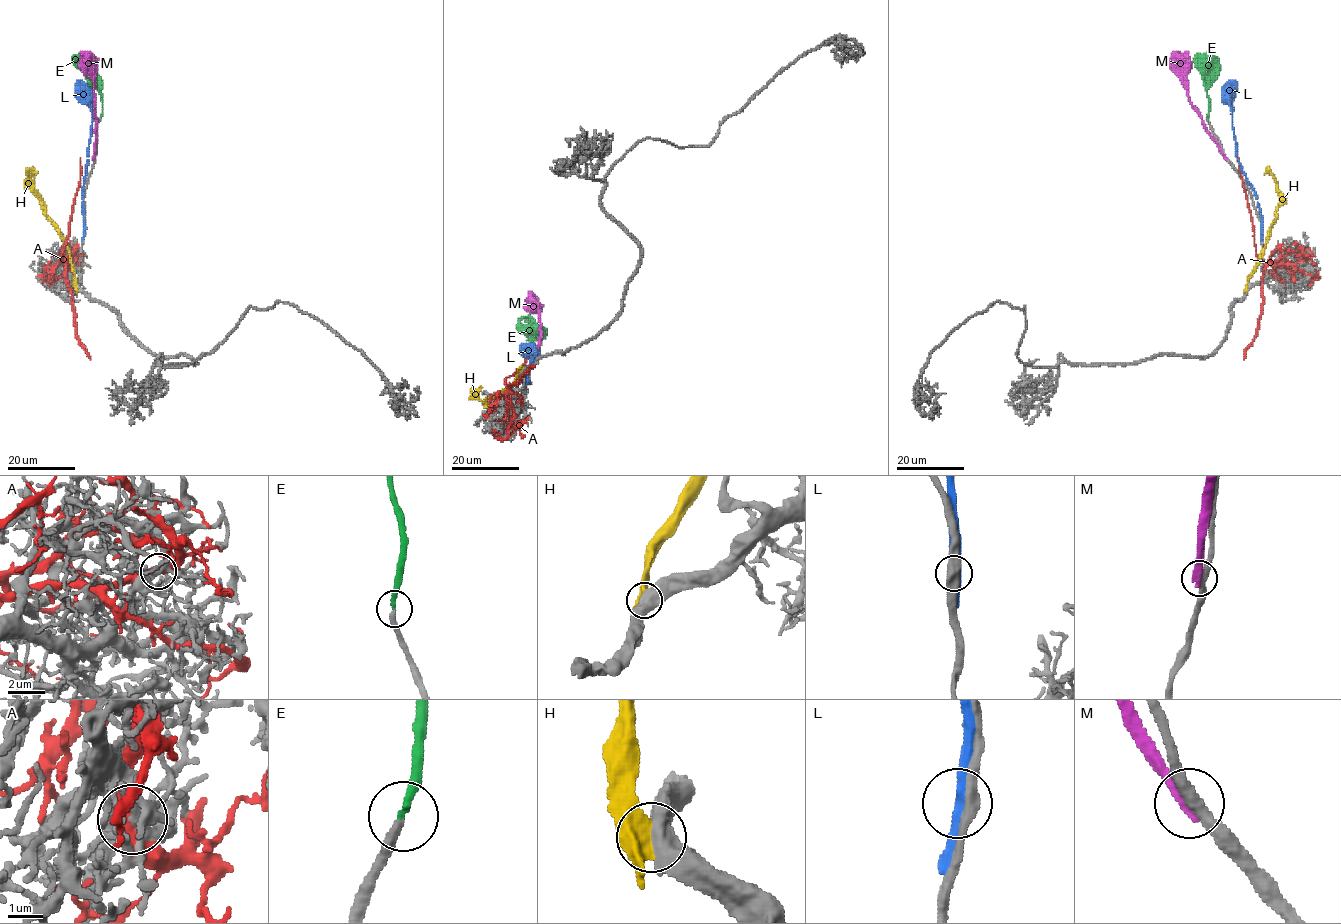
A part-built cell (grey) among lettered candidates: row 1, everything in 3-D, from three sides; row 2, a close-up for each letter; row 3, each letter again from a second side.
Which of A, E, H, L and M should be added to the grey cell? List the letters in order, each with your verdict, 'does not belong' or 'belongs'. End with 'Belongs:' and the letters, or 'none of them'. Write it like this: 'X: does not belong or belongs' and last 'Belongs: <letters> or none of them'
A: does not belong
E: belongs
H: does not belong
L: does not belong
M: does not belong
Belongs: E

